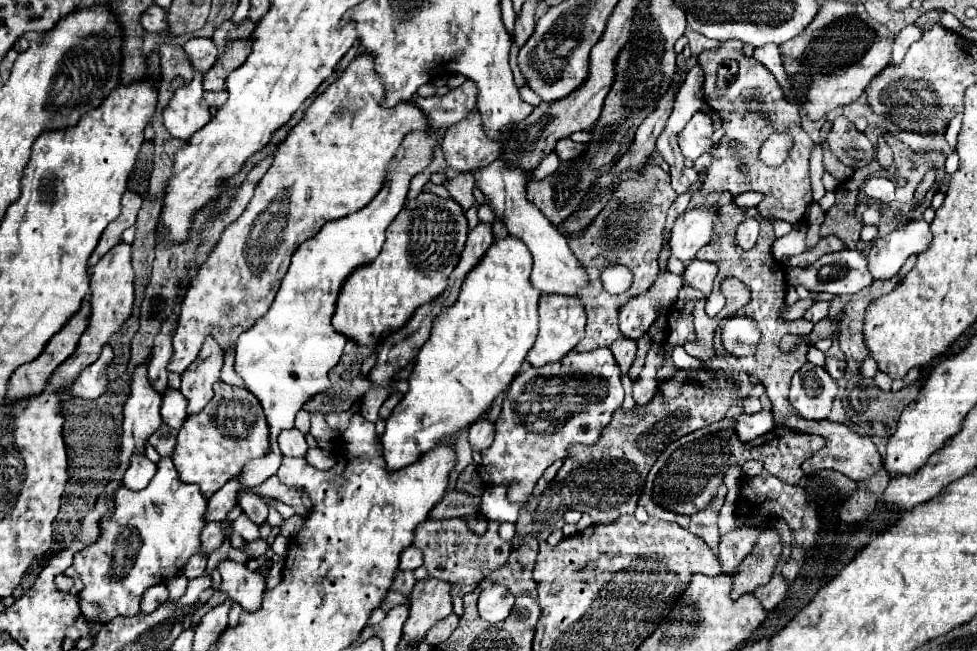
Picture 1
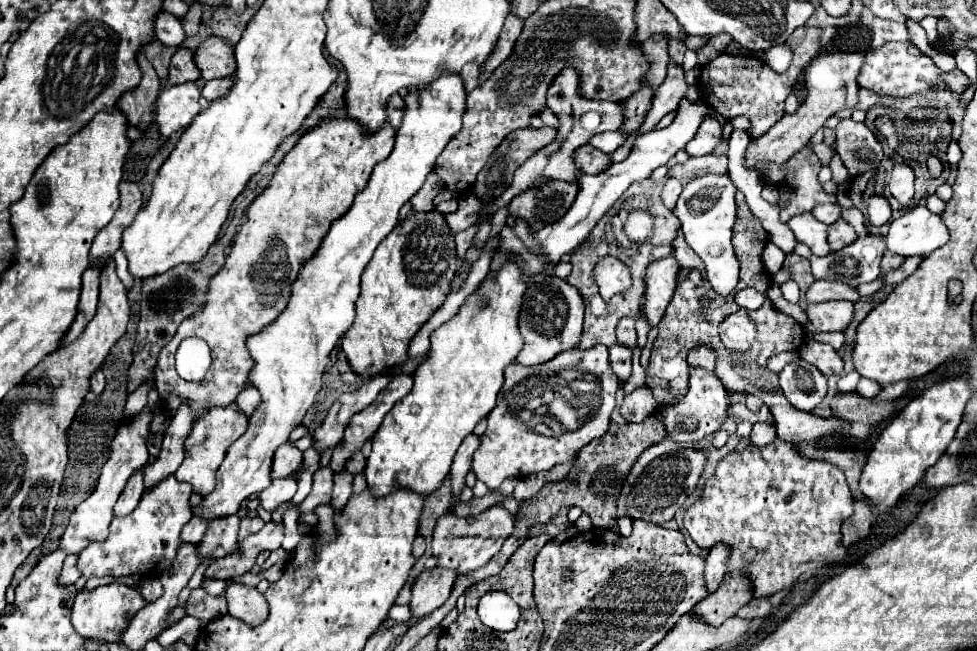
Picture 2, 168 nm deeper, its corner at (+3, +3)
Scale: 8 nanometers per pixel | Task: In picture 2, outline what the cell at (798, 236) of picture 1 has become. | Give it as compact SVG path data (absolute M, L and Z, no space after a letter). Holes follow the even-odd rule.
M771 241L765 245L763 249L763 267L769 275L775 275L781 267L783 267L783 261L785 261L785 255L781 249L777 249Z

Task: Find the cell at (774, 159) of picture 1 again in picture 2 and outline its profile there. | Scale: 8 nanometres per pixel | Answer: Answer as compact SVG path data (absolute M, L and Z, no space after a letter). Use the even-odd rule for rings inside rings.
M823 53L815 57L805 73L805 85L807 85L807 97L805 103L797 109L795 115L785 115L781 121L777 121L765 135L749 143L745 151L745 165L749 169L755 169L759 161L763 163L787 163L797 151L801 151L809 139L815 135L817 129L825 125L825 121L835 115L841 109L855 107L857 105L857 75L863 65L861 53Z

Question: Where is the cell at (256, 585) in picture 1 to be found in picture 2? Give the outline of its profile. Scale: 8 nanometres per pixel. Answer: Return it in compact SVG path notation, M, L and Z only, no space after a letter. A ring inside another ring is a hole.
M231 583L227 589L227 603L229 603L229 615L241 619L247 625L257 627L267 621L269 605L255 587Z

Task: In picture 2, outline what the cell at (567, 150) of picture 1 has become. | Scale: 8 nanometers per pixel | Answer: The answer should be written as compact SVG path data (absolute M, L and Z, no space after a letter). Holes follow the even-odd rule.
M583 145L575 151L575 165L587 175L599 175L611 167L611 157L593 145Z

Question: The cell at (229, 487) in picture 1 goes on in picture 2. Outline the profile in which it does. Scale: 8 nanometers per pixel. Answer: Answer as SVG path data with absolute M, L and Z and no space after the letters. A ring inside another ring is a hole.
M189 521L185 527L183 527L183 533L181 533L181 543L193 543L197 545L201 539L203 539L203 533L207 529L207 521Z

